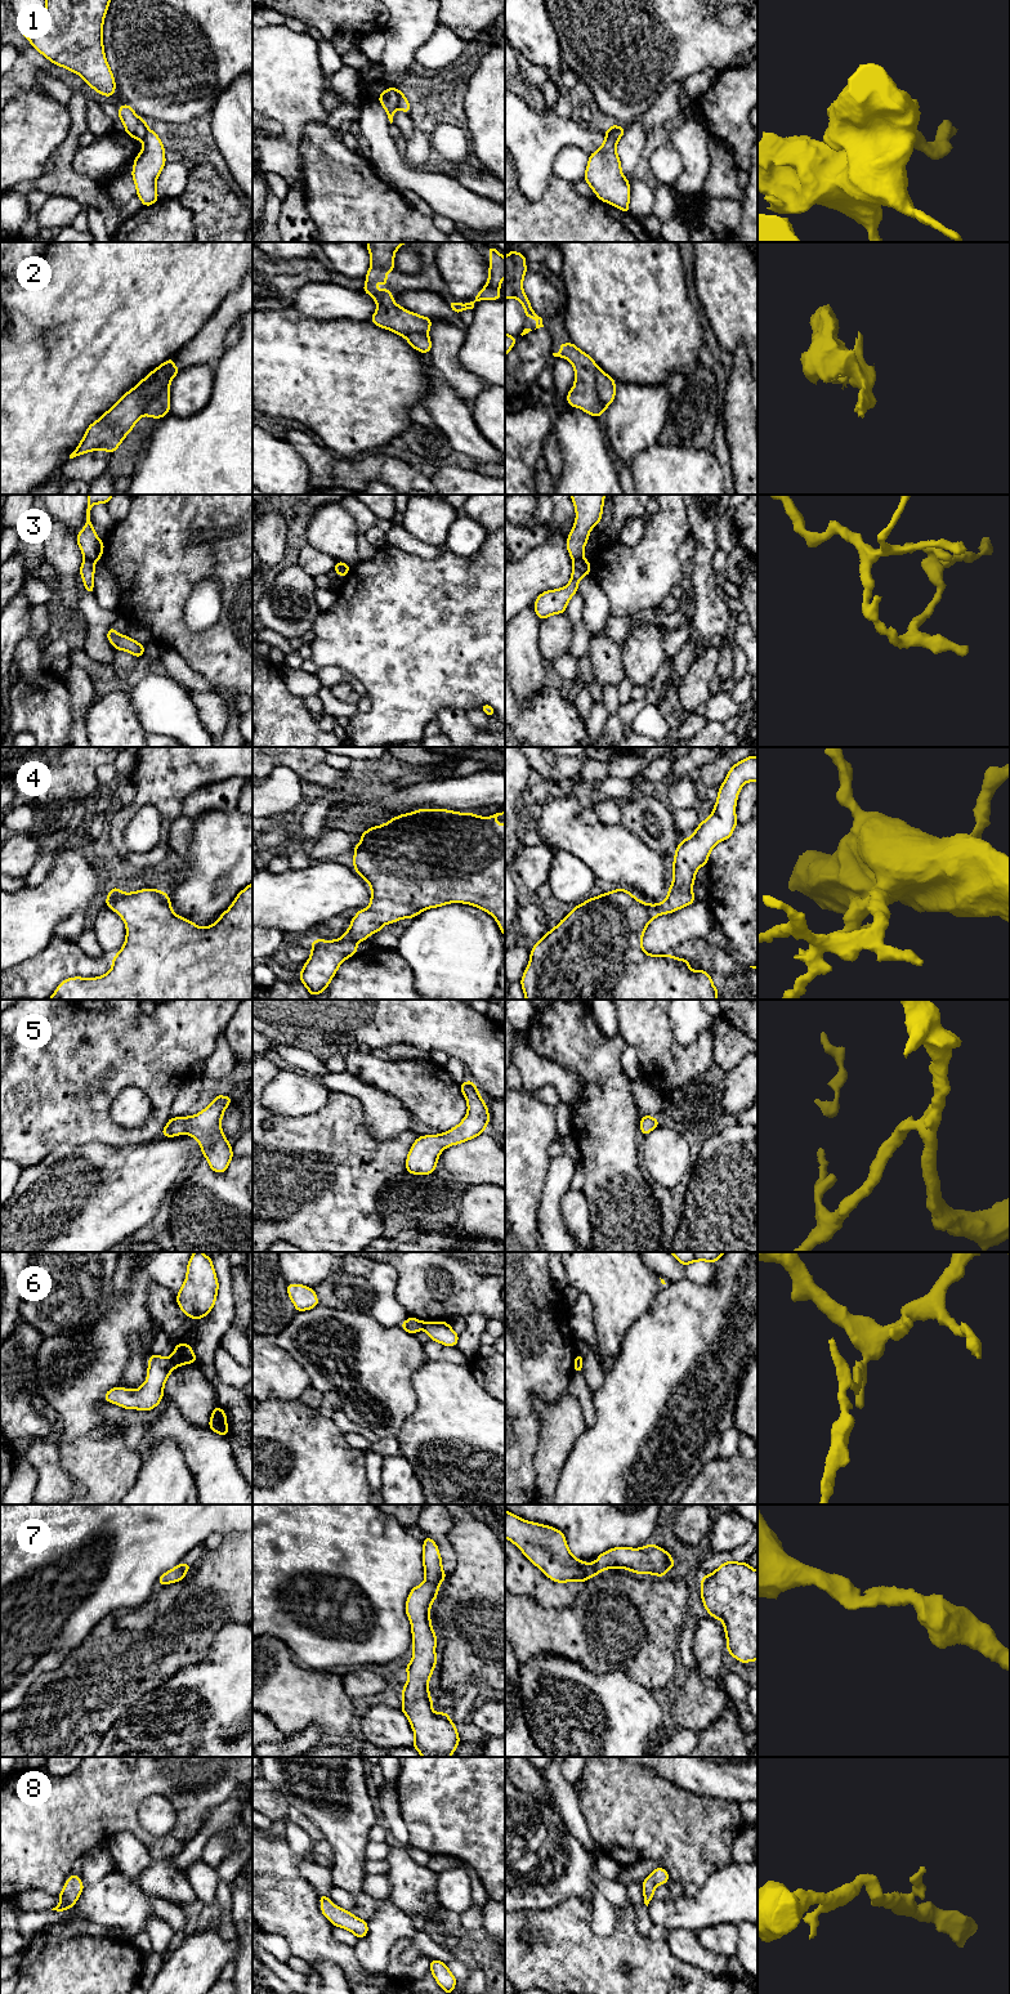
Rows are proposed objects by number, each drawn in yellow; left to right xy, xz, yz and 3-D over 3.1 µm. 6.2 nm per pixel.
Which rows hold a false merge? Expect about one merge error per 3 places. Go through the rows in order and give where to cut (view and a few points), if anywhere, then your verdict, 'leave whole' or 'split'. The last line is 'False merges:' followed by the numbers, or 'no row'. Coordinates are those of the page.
1: cut xz (400, 90), (397, 107); split
2: cut xy (175, 367), (160, 370), (153, 381), (133, 389); split
3: cut yz (582, 557), (573, 560); split
4: cut none; leave whole
5: cut none; leave whole
6: cut xy (169, 1358), (175, 1366); split
7: cut none; leave whole
8: cut none; leave whole
False merges: 1, 2, 3, 6

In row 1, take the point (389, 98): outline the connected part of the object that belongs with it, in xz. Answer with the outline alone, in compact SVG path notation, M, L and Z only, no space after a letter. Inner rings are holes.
M389 86L377 98L381 106L384 107L384 109L386 111L390 124L393 122L394 112L398 108L399 91L401 91L399 89Z

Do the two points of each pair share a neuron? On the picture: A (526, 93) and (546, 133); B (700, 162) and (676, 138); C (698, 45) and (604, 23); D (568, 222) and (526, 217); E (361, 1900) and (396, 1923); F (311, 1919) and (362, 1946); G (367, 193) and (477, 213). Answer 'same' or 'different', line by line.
A: different
B: same
C: same
D: same
E: different
F: different
G: different

